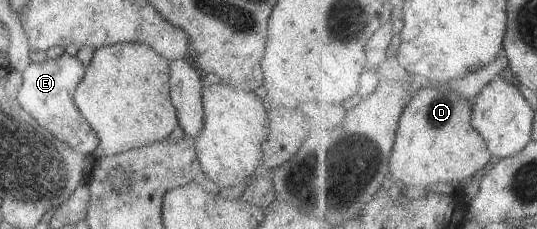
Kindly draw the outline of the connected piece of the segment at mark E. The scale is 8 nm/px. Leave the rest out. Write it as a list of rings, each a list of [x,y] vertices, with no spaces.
[[[63,53],[56,59],[45,59],[40,63],[31,62],[21,73],[21,87],[17,89],[17,102],[19,106],[57,141],[65,143],[69,149],[81,155],[92,155],[97,148],[97,135],[81,116],[73,103],[73,93],[77,83],[81,81],[84,70],[81,61],[75,56]]]

